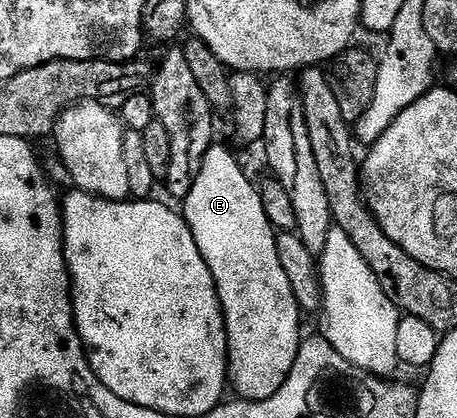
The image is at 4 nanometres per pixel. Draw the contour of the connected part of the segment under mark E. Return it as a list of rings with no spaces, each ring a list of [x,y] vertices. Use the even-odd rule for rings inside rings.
[[[215,143],[206,152],[202,166],[194,174],[192,191],[188,191],[184,205],[186,222],[196,239],[196,247],[200,247],[200,255],[204,255],[204,263],[208,263],[208,271],[222,304],[222,318],[226,320],[229,384],[238,392],[235,394],[241,400],[252,402],[268,399],[280,391],[292,371],[292,363],[296,363],[298,348],[304,340],[304,314],[296,303],[296,295],[292,295],[292,283],[288,283],[284,267],[280,267],[276,230],[264,213],[259,190],[246,178],[237,159],[221,143]]]

